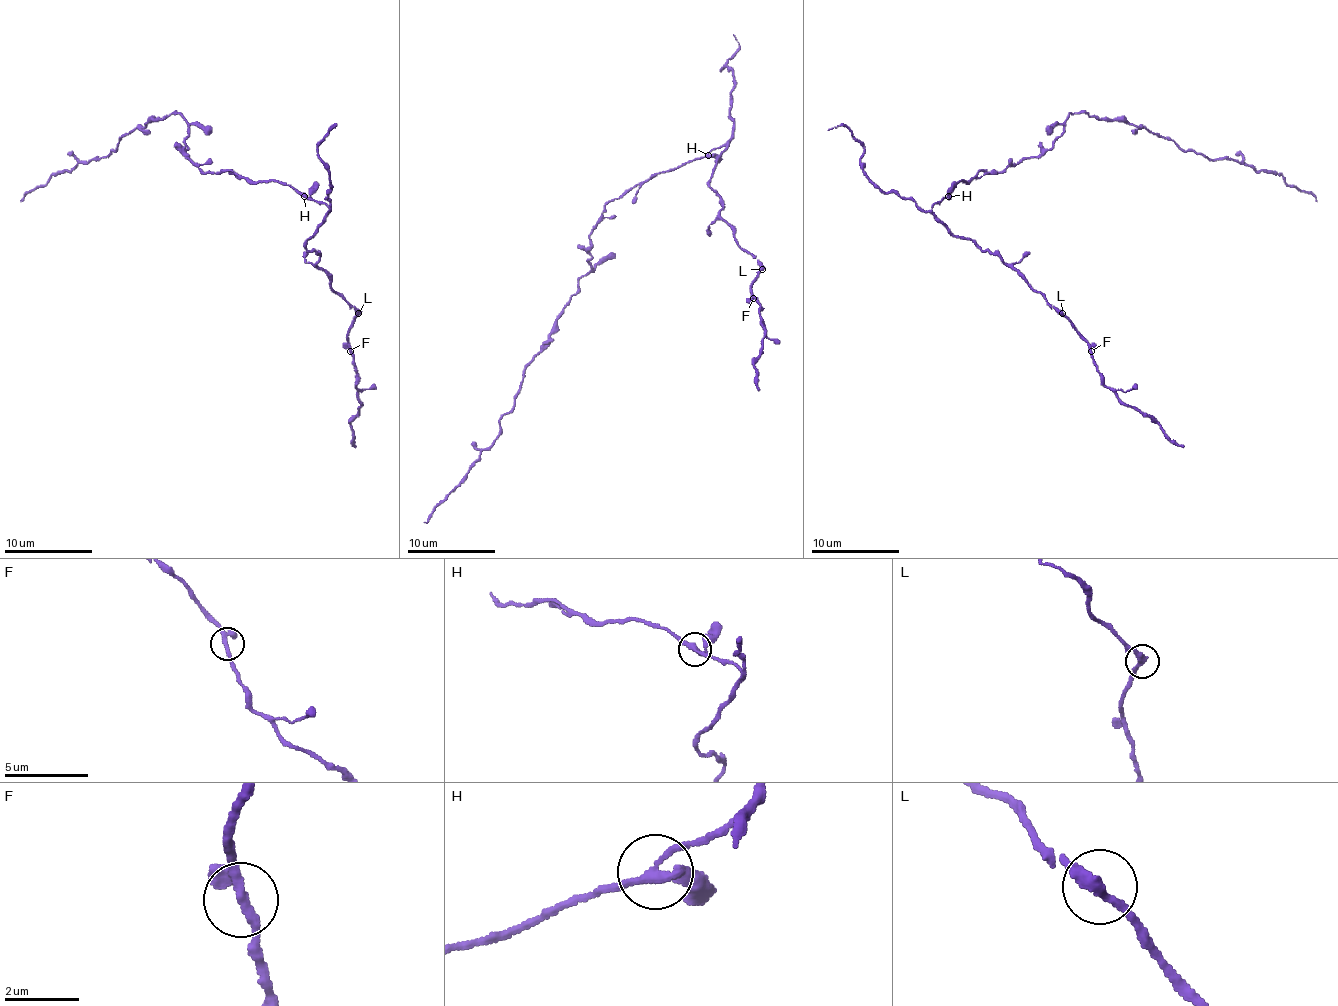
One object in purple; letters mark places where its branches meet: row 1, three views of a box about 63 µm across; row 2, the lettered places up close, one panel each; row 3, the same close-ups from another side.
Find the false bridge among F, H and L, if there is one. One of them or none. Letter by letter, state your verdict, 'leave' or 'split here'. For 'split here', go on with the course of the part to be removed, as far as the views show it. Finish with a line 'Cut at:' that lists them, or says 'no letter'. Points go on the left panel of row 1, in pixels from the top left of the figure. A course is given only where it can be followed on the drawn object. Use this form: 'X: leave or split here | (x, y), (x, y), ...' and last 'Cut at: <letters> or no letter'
F: leave
H: leave
L: leave
Cut at: no letter

